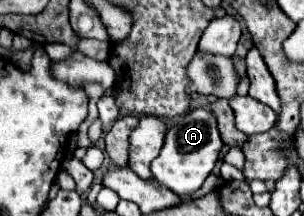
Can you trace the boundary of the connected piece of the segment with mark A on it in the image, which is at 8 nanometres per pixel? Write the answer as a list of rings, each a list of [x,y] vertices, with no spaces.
[[[205,108],[189,110],[187,114],[179,116],[171,124],[171,128],[165,136],[161,154],[151,162],[151,172],[159,184],[167,186],[175,194],[179,194],[179,196],[193,194],[195,190],[201,188],[205,178],[211,174],[221,148],[223,148],[223,140],[219,136],[217,120],[215,120],[213,112],[209,112]]]

